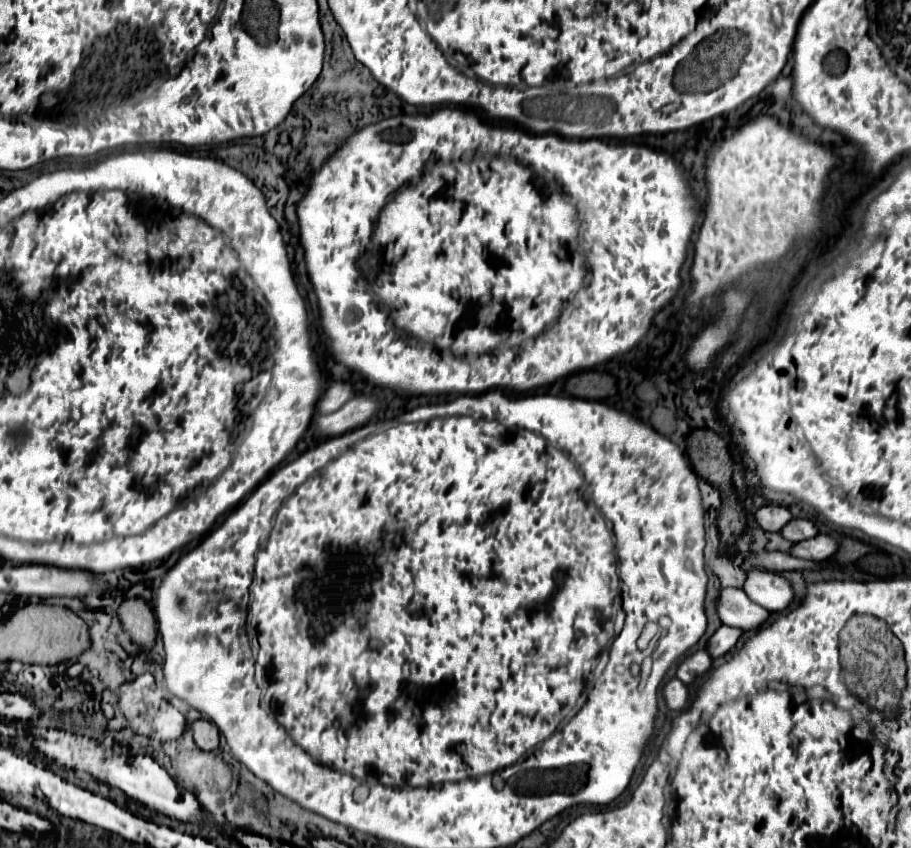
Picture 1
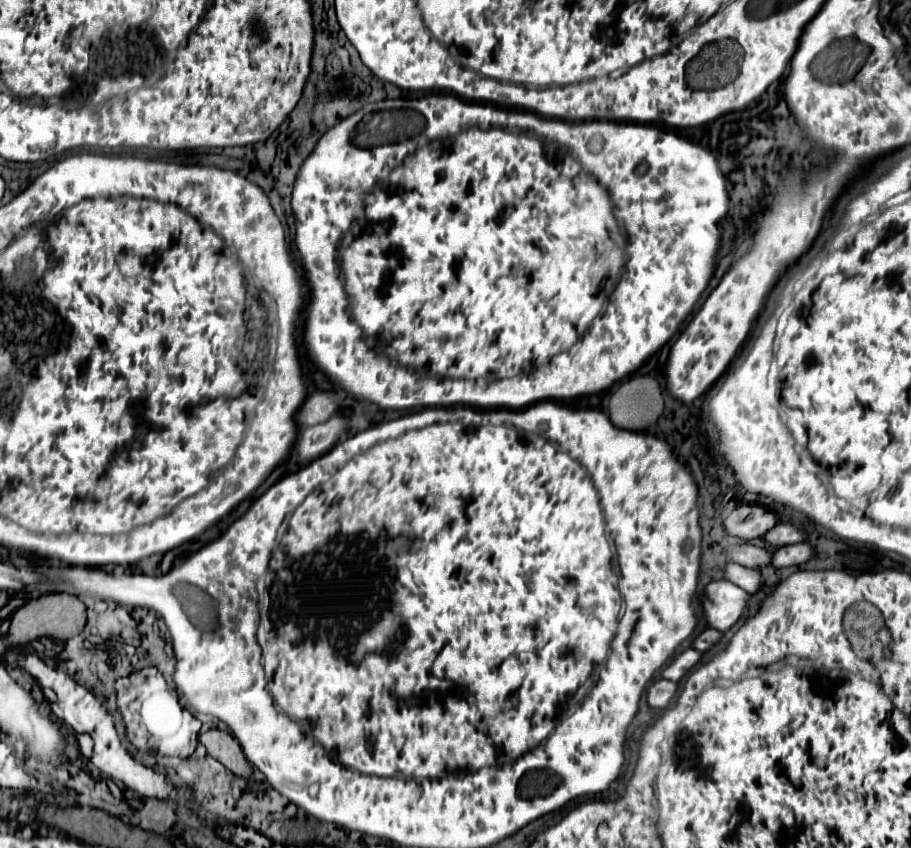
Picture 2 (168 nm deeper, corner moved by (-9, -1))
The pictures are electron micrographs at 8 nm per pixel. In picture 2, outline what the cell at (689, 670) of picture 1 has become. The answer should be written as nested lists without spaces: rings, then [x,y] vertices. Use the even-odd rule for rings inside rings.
[[[688,649],[688,651],[680,653],[680,655],[662,671],[662,677],[664,677],[664,679],[670,679],[670,681],[680,681],[700,659],[702,659],[702,653],[700,653],[700,651]]]

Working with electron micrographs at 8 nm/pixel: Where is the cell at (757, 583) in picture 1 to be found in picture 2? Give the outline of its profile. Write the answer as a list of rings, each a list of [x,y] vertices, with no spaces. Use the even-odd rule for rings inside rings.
[[[728,563],[726,565],[726,579],[732,581],[734,585],[742,587],[750,595],[754,595],[756,591],[760,591],[760,587],[764,583],[758,569],[748,569],[748,567],[742,567],[738,563]]]

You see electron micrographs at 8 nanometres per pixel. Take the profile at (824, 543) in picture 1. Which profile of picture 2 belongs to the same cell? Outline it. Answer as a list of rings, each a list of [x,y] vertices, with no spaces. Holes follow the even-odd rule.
[[[804,541],[804,543],[796,543],[796,545],[786,545],[786,547],[778,547],[774,551],[772,557],[772,565],[774,567],[790,567],[790,565],[802,565],[806,563],[812,555],[814,555],[814,547]]]

